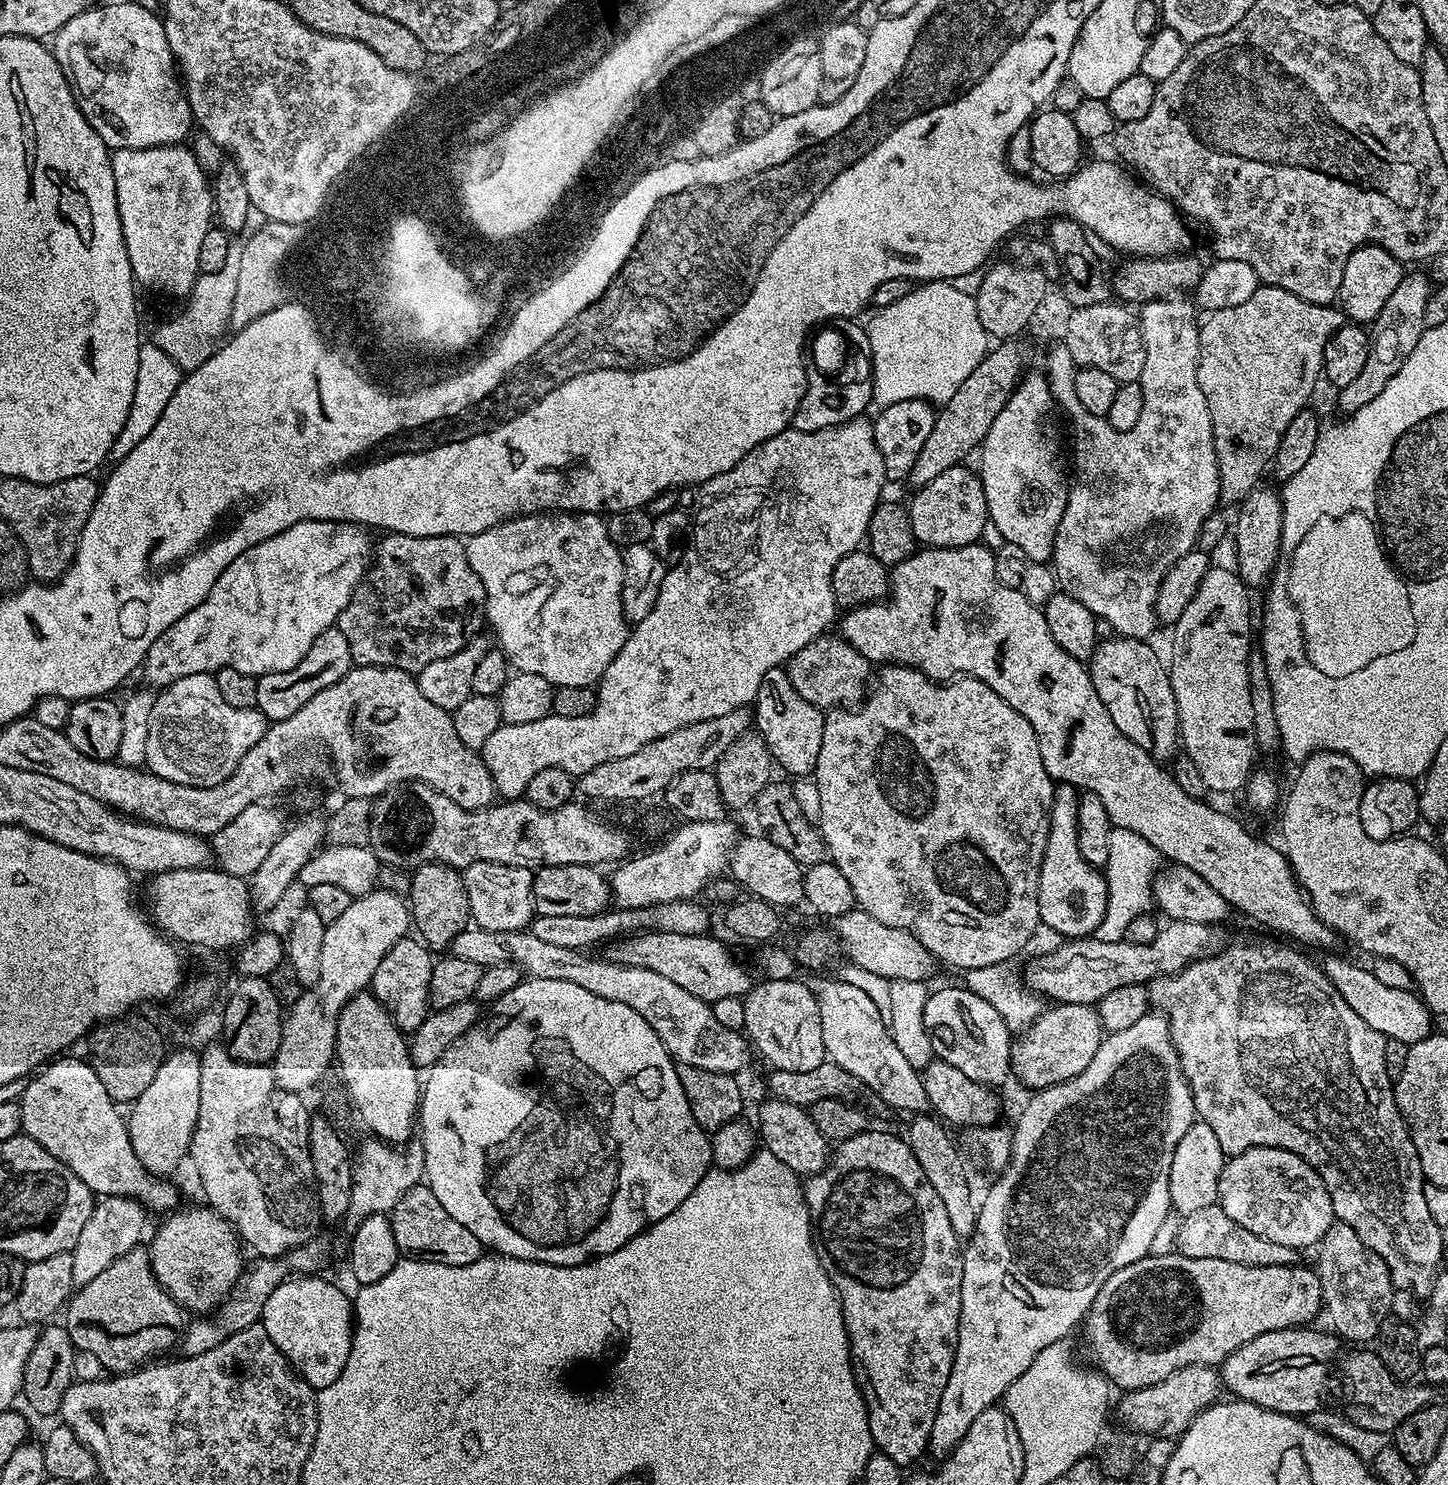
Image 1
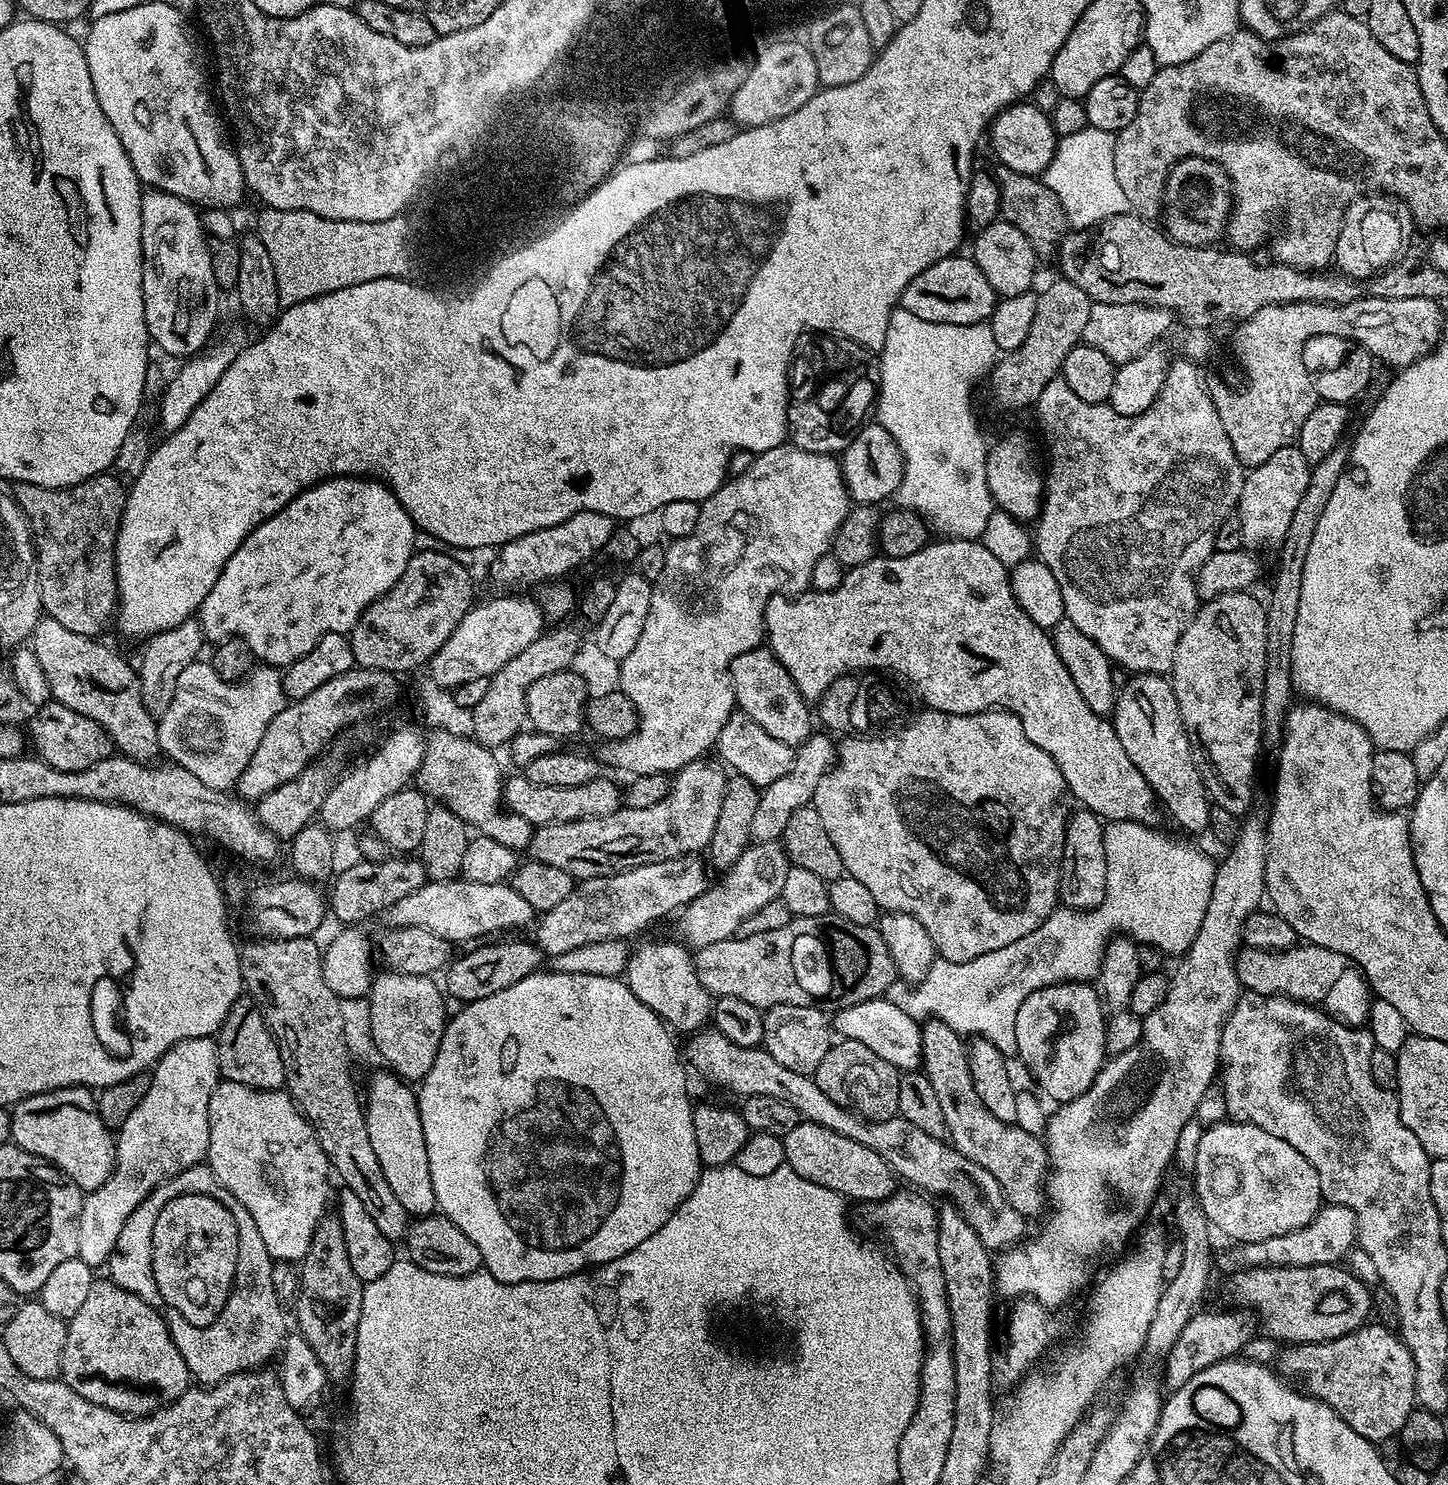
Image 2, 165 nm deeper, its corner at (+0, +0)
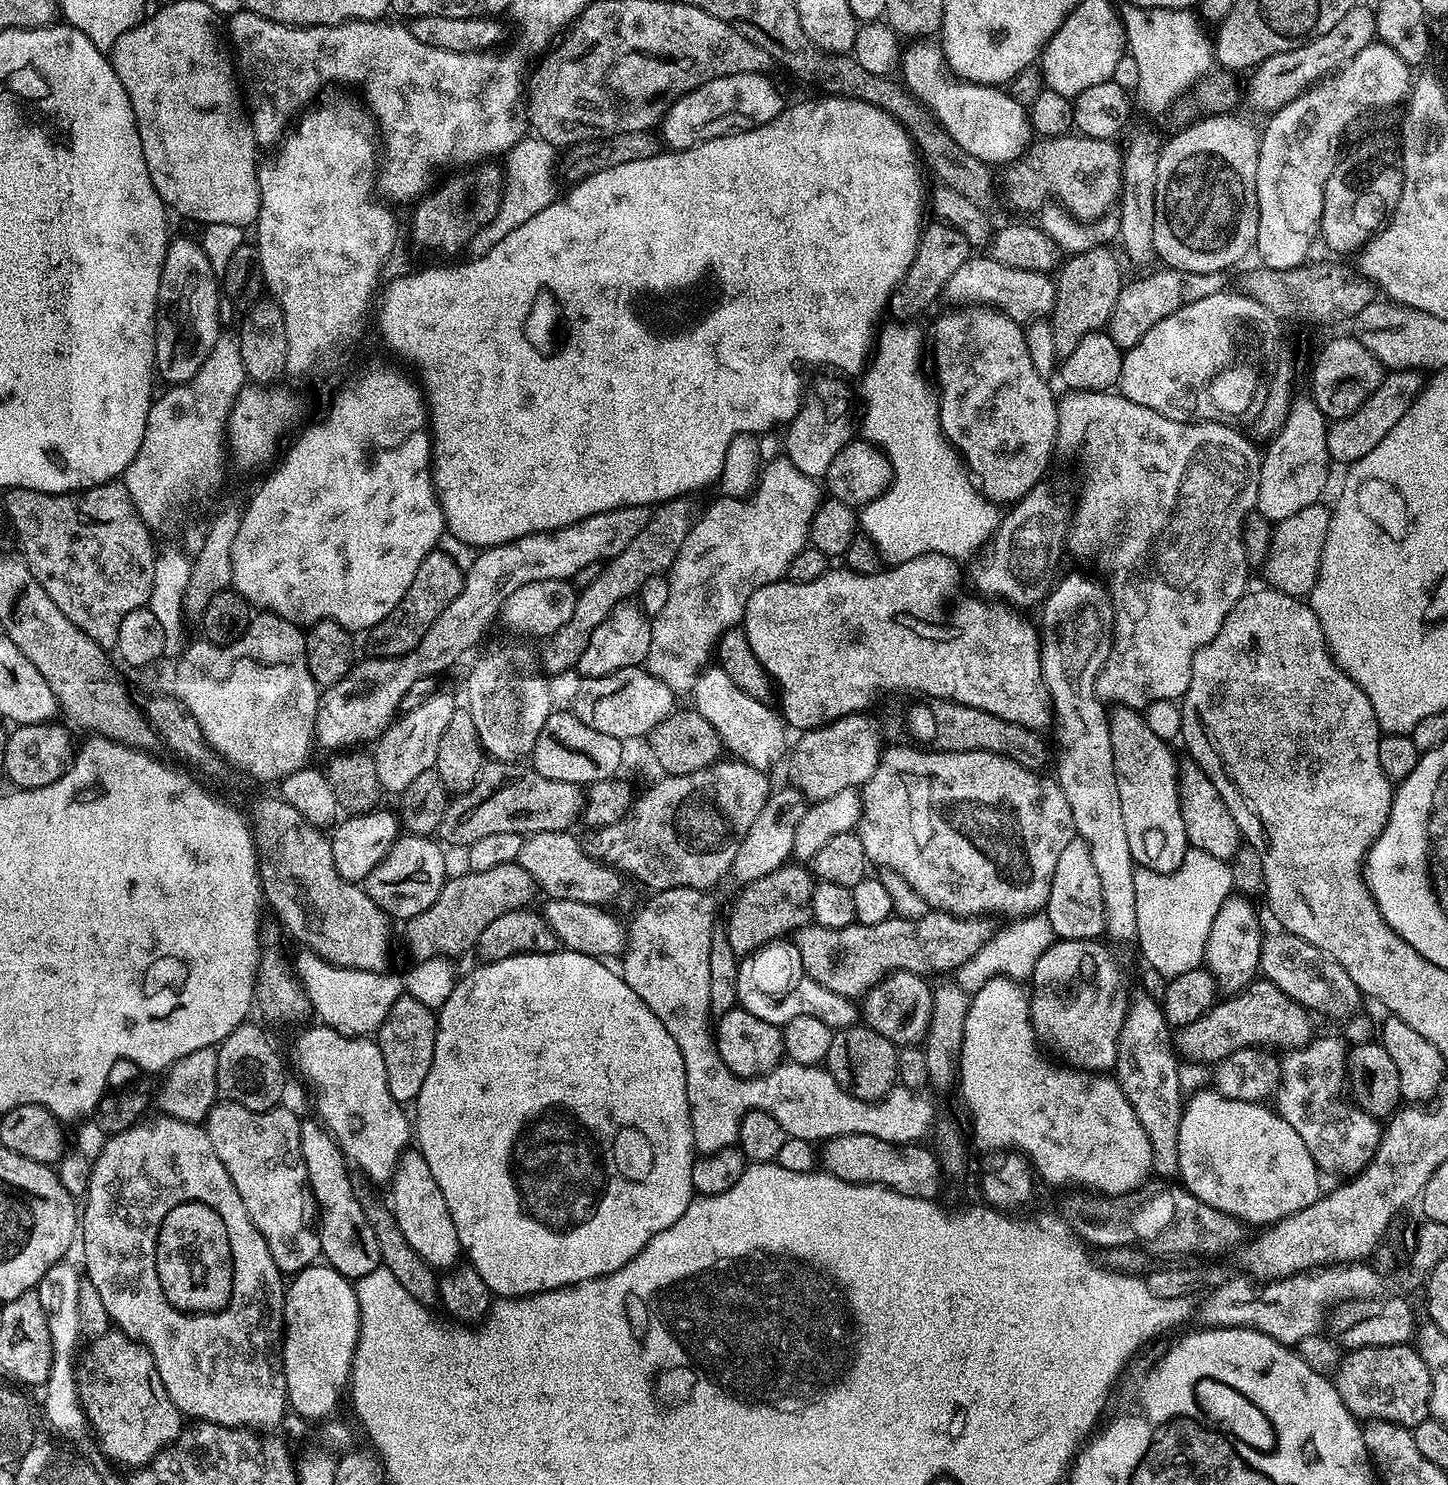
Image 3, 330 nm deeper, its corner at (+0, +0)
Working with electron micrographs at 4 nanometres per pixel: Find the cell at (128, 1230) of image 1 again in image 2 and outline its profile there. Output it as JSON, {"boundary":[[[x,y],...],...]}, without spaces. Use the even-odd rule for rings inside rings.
{"boundary":[[[203,1036],[202,1038],[186,1038],[178,1042],[161,1060],[156,1061],[150,1075],[152,1081],[150,1090],[146,1090],[146,1098],[142,1098],[138,1106],[134,1106],[130,1118],[126,1118],[126,1122],[122,1122],[122,1126],[115,1133],[116,1165],[112,1168],[110,1178],[84,1197],[78,1226],[78,1258],[93,1266],[103,1265],[115,1252],[118,1234],[122,1234],[122,1226],[126,1226],[128,1219],[137,1215],[138,1209],[155,1193],[157,1186],[182,1170],[193,1168],[208,1155],[210,1094],[214,1094],[217,1084],[222,1079],[215,1039]]]}

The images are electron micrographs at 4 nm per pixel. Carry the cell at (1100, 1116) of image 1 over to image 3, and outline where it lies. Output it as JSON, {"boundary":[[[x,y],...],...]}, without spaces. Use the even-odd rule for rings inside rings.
{"boundary":[[[1239,894],[1229,896],[1226,902],[1222,902],[1222,910],[1218,910],[1218,915],[1214,918],[1214,926],[1208,935],[1206,950],[1204,951],[1204,964],[1210,975],[1216,979],[1217,989],[1224,994],[1241,992],[1258,976],[1262,931],[1260,932],[1260,920],[1256,917],[1256,908],[1252,904],[1255,903],[1251,899]]]}

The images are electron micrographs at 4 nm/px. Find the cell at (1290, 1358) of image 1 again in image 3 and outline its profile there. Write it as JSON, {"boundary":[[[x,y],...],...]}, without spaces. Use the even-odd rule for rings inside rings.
{"boundary":[[[1411,1343],[1351,1349],[1339,1361],[1334,1383],[1357,1421],[1385,1420],[1411,1430],[1429,1419],[1430,1370],[1426,1370],[1426,1362]]]}

